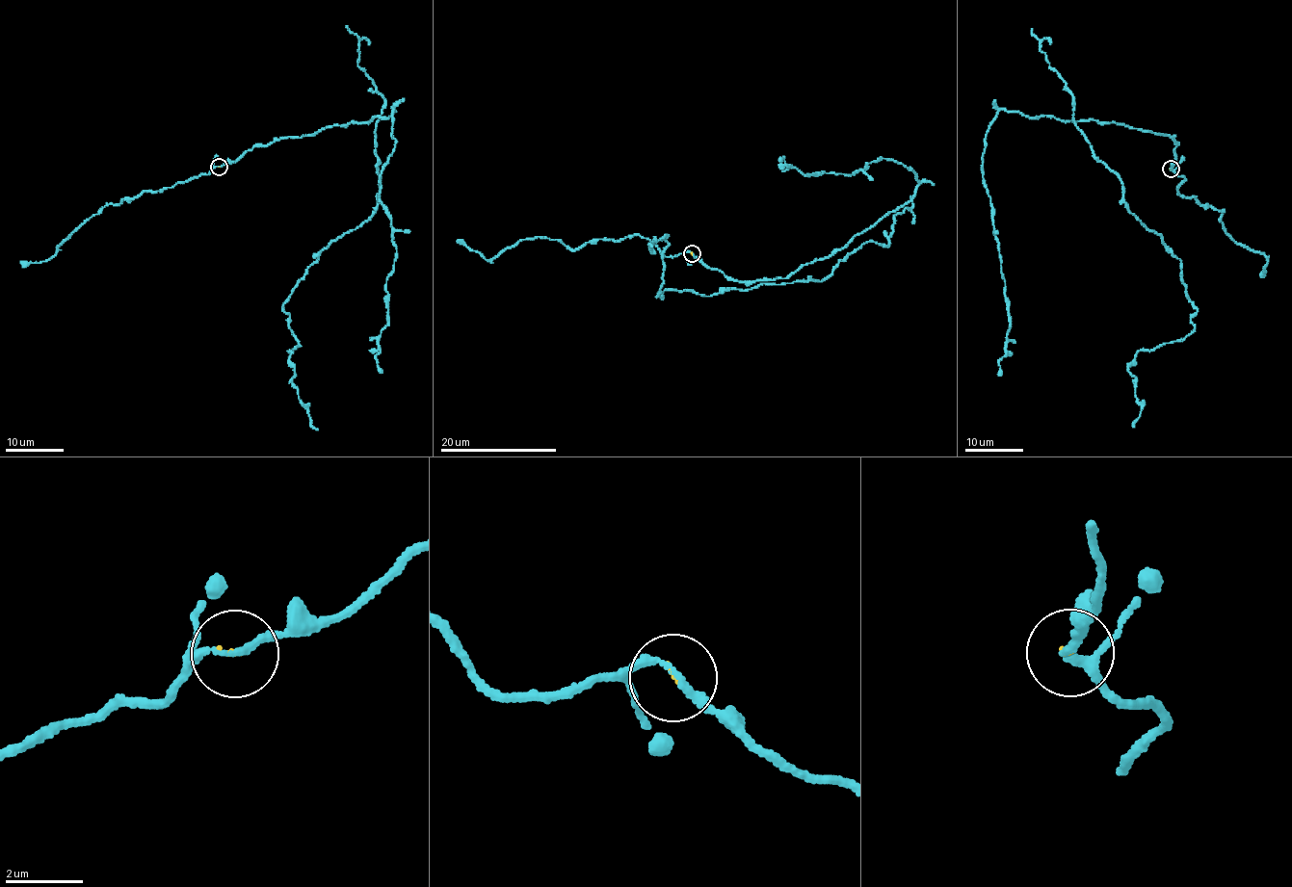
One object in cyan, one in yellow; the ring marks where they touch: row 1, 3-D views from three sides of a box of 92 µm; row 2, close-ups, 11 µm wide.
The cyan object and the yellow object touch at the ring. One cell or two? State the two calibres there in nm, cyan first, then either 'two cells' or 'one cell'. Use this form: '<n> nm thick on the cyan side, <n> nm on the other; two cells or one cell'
170 nm thick on the cyan side, 80 nm on the other; two cells

